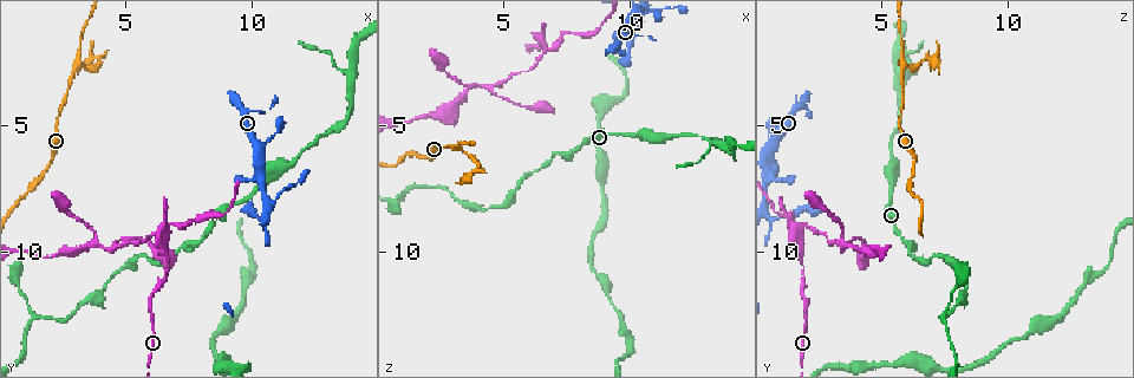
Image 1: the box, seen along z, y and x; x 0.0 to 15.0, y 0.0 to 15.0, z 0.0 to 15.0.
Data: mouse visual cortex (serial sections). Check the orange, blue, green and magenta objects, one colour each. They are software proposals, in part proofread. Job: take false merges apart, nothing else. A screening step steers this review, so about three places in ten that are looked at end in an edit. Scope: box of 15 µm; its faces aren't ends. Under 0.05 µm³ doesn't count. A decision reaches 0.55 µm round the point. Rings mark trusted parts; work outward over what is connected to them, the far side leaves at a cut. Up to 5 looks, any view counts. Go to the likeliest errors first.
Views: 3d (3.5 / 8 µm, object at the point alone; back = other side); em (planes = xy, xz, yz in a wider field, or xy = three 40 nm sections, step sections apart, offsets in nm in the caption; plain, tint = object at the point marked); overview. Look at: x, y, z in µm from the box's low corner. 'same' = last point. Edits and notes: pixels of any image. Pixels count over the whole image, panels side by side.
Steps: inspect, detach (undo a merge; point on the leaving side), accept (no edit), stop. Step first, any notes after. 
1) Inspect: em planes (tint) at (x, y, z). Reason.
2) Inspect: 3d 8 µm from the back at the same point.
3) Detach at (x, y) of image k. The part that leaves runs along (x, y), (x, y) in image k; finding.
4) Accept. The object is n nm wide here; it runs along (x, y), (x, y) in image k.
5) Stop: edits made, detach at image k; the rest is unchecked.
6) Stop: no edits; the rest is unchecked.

Inspect: em xy step 5 (tint) at (6.6, 8.9, 1.9). Branch point.

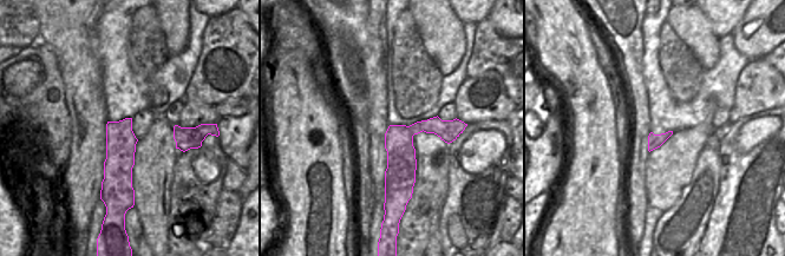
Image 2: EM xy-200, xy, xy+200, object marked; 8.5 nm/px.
Inspect: 3d 3.5 µm at the same point. See where the arms go.

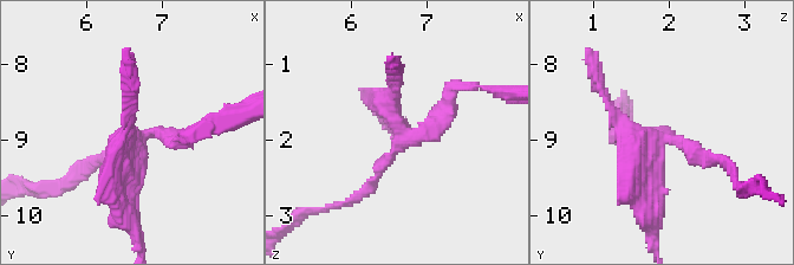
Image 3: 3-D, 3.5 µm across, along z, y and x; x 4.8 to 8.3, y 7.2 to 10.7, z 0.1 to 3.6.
Detach at (697, 159) of image 3. 3 arms meet here; a border runs along (407, 126), (413, 135) in image 2; a second cell is stuck on.

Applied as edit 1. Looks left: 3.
Inspect: 3d 3.5 µm at (3.9, 2.4, 6.7). A narrow waist.

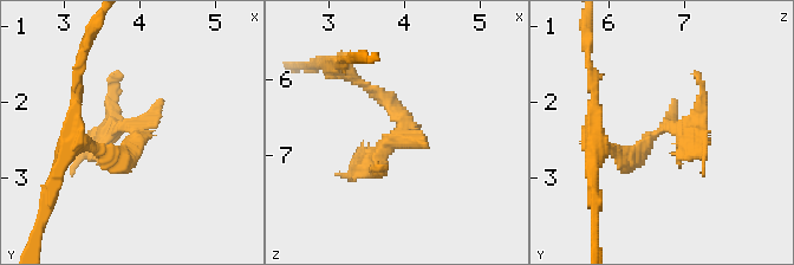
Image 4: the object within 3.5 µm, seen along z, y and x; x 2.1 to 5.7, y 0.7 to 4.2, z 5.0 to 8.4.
Inspect: em xy step 3 (tint) at (3.95, 2.45, 6.70). Now the EM.

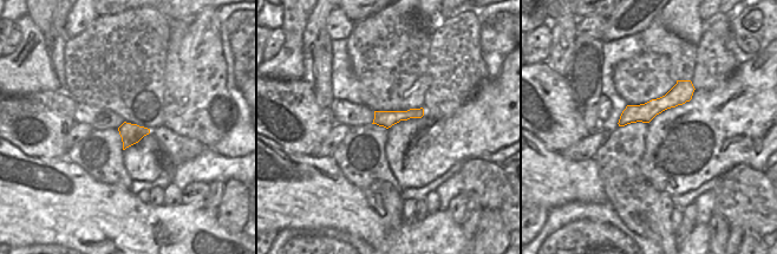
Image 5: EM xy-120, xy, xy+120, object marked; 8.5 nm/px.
Detach at (104, 125) of image 4. The part that leaves runs along (401, 129), (353, 172), (336, 174) in image 4; a second cell is stuck on.

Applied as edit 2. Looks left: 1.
Stop: edits made, detach at image 3, detach at image 4; the rest is unchecked.

